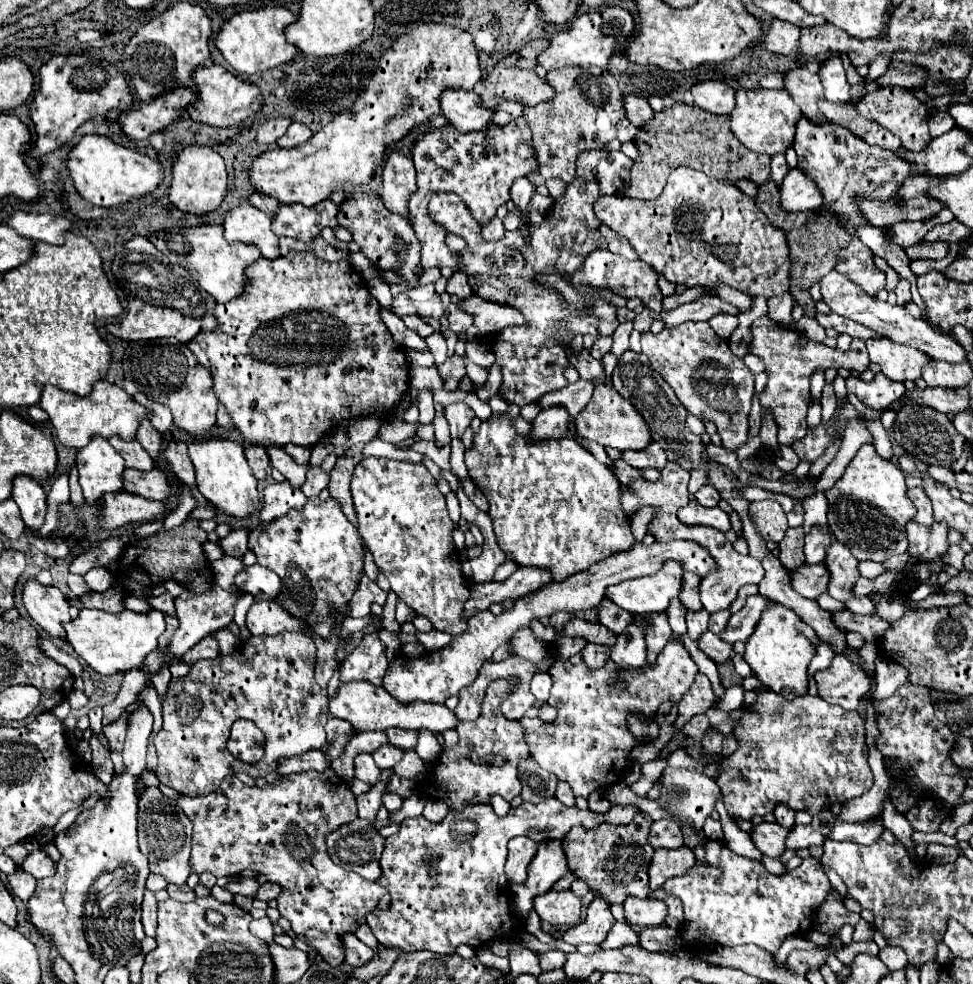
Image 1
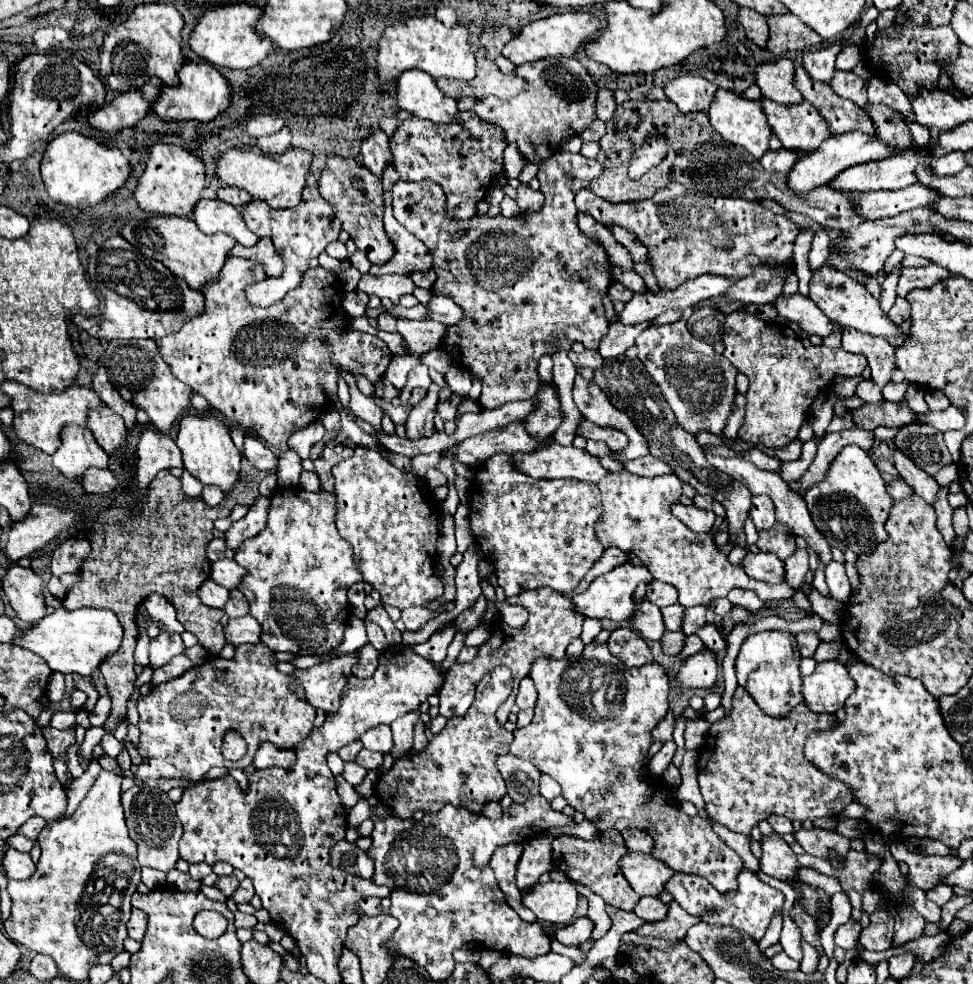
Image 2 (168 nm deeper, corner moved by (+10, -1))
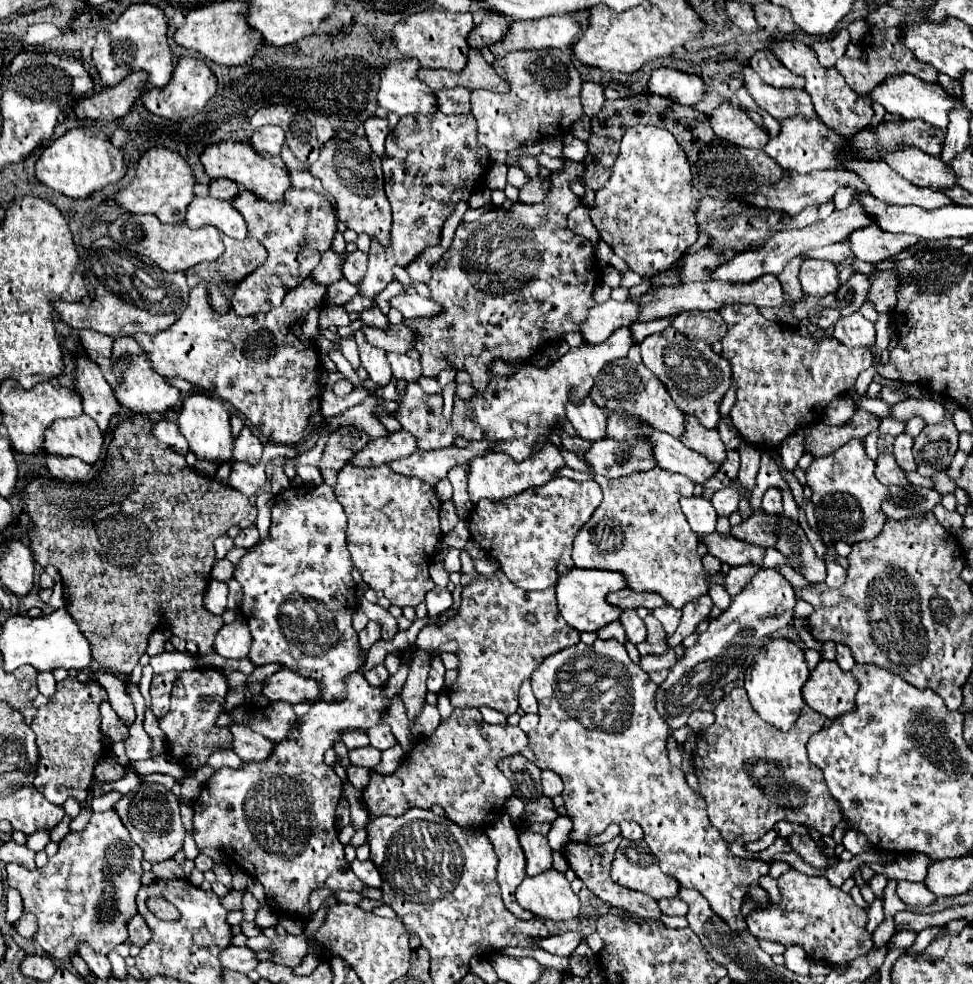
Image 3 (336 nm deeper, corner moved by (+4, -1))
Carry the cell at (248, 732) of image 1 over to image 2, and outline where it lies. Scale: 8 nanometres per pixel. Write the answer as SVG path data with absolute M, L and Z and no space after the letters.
M228 729L224 735L224 743L222 743L222 755L228 761L240 761L248 751L248 745L244 741L244 737L236 731L236 729Z

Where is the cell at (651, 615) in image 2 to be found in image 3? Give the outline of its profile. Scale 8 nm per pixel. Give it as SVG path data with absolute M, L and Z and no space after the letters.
M624 609L622 615L618 617L618 621L622 623L622 627L626 629L626 637L632 645L638 645L646 639L646 625L644 621L636 615L634 609Z

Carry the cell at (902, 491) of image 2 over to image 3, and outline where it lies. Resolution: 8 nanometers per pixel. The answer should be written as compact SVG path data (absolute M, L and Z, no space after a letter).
M888 453L878 455L874 475L878 475L878 481L882 481L884 485L900 485L900 487L908 485L906 473L898 467L898 463L894 463L892 455L888 455Z

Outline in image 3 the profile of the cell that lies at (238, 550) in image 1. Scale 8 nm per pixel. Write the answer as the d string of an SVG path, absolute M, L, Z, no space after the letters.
M250 527L250 529L242 529L240 531L240 535L234 539L234 545L236 547L246 547L246 549L250 549L250 547L254 547L256 543L258 543L258 529L256 527Z

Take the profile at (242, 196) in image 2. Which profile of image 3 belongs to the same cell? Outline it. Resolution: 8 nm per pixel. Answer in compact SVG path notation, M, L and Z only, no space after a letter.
M212 179L210 181L210 195L218 199L232 201L238 195L238 185L230 179Z

